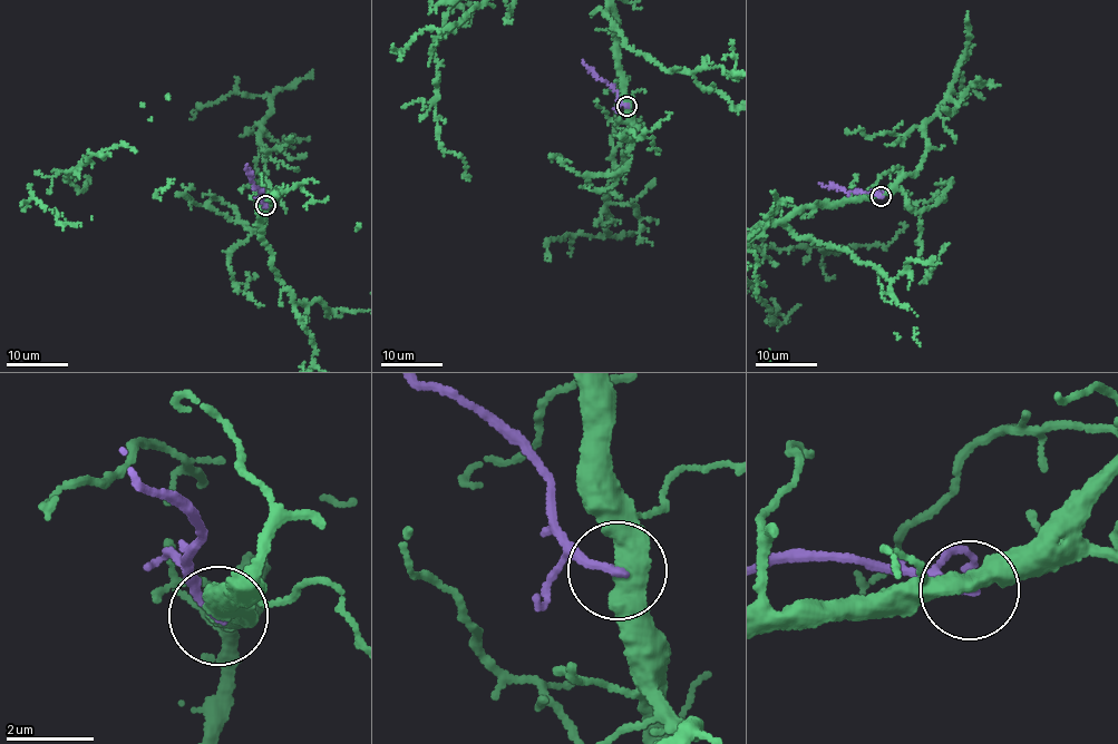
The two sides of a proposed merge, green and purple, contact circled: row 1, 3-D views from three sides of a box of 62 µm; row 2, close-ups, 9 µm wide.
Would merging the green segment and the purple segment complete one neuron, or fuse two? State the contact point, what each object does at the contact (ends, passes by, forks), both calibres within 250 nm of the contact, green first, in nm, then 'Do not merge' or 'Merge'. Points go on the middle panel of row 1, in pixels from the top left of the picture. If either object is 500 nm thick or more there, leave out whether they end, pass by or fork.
Place: (626, 106). Thickness 500 nm (green) against 200 nm. Do not merge

